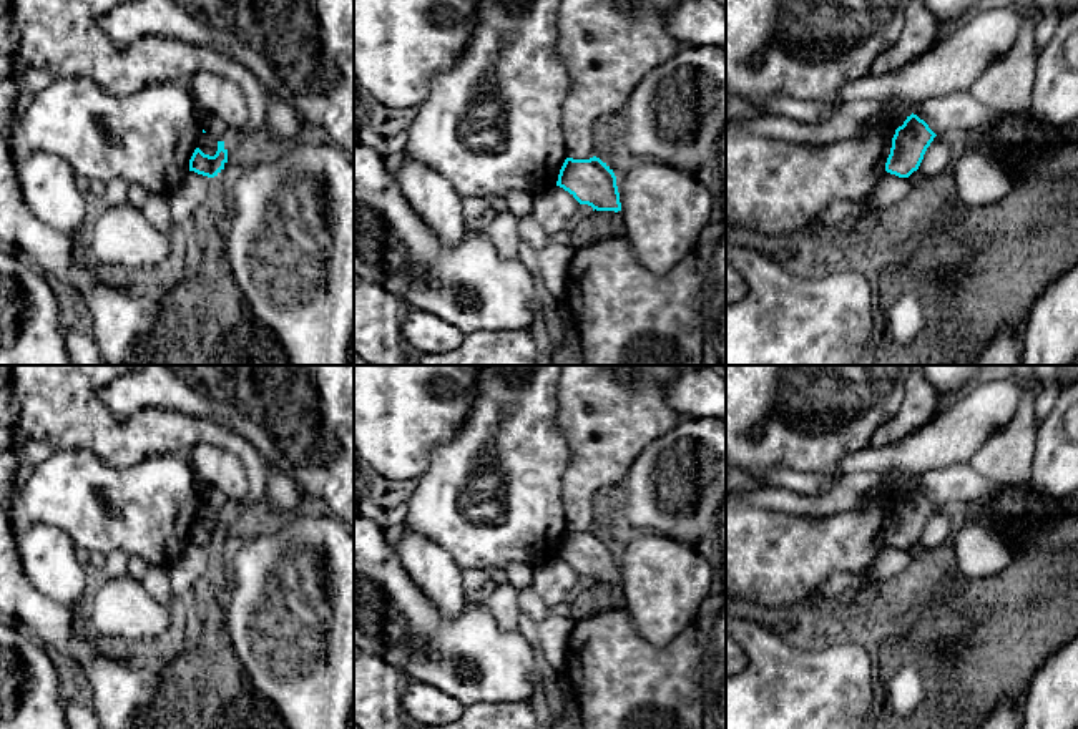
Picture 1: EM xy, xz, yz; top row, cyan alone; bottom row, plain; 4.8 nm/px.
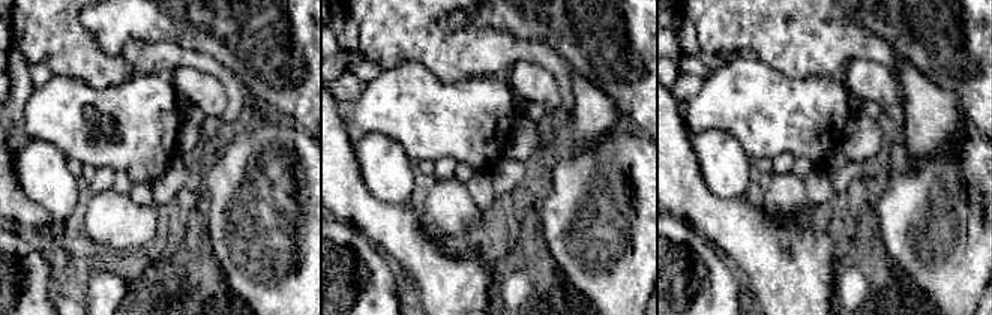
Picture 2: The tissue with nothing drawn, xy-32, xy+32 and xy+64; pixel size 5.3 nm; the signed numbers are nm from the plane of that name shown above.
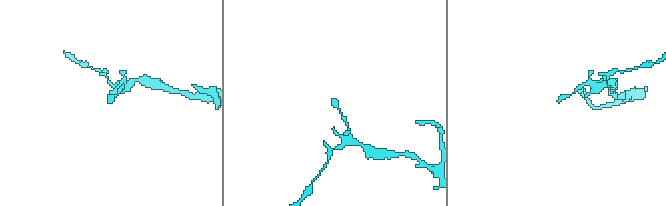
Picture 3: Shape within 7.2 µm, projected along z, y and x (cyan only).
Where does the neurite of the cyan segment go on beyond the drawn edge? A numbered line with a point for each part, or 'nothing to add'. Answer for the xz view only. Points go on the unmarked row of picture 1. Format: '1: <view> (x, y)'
nothing to add

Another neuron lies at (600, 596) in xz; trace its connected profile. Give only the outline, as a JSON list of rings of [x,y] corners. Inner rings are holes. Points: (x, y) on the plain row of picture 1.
[[[593,583],[571,604],[571,619],[588,619],[598,613],[626,609],[621,583]]]

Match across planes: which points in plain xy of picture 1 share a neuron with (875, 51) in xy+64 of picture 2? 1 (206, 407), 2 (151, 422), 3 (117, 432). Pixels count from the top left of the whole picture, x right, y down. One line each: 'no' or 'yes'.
1: no
2: yes
3: yes

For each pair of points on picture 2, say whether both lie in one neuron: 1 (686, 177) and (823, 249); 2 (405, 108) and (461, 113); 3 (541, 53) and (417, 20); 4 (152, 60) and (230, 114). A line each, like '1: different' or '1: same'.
1: same
2: same
3: same
4: same

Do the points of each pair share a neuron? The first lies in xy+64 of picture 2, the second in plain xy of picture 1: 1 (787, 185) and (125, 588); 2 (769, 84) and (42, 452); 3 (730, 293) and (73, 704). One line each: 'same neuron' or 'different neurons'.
1: same neuron
2: different neurons
3: different neurons

